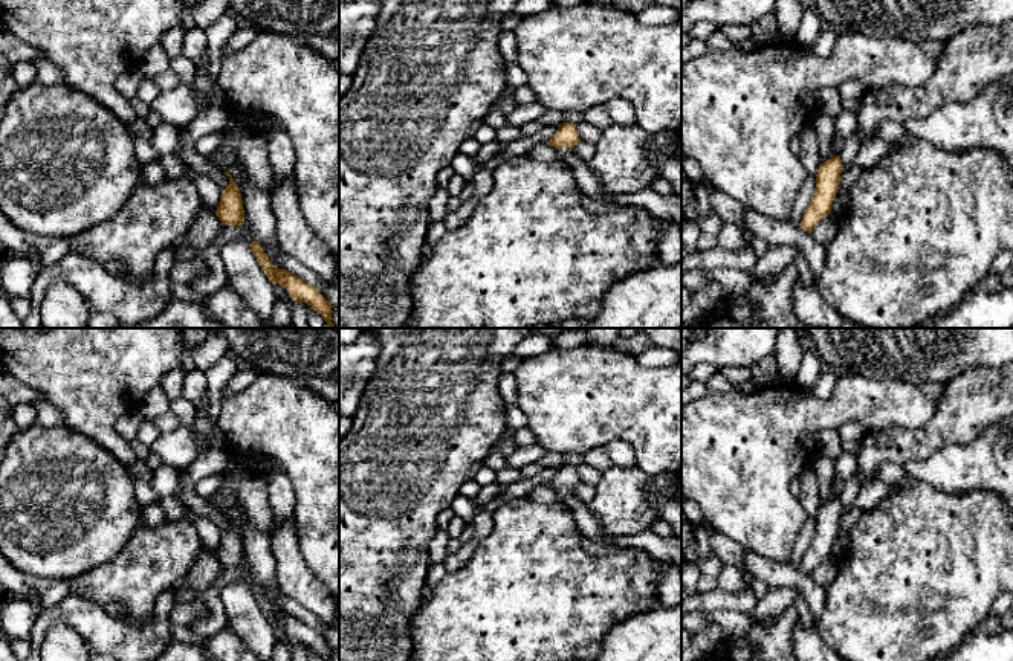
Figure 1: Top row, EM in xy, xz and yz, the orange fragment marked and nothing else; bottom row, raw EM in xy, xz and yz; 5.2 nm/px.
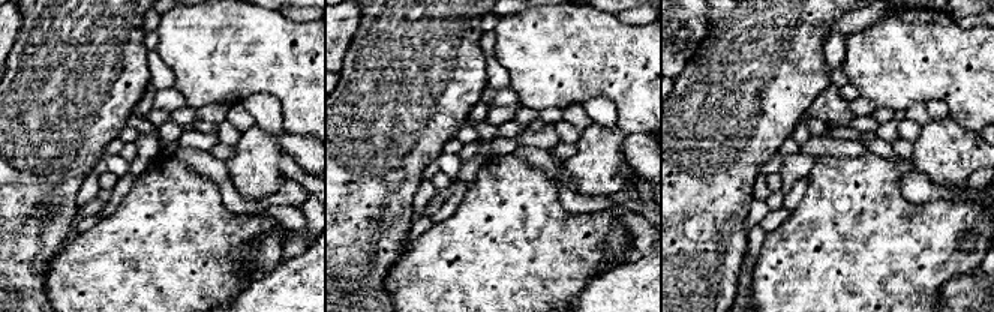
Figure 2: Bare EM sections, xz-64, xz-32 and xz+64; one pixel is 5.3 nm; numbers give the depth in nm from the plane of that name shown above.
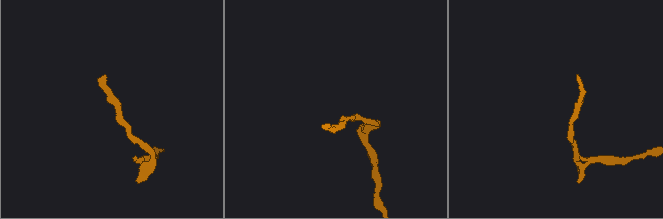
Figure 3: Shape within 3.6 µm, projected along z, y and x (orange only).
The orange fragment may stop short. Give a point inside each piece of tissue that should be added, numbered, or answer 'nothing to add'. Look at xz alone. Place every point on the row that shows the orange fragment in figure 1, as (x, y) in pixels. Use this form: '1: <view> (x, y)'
nothing to add

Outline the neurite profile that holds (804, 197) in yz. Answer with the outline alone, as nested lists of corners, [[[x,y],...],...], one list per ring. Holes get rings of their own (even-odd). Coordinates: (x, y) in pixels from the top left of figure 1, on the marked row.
[[[807,176],[795,203],[793,203],[793,211],[791,211],[791,217],[790,221],[796,226],[801,224],[804,212],[807,209],[807,206],[811,202],[811,197],[814,194],[814,188],[816,188],[816,177]]]

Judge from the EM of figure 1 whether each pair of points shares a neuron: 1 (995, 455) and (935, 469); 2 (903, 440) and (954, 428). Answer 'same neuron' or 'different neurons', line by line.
1: same neuron
2: same neuron

